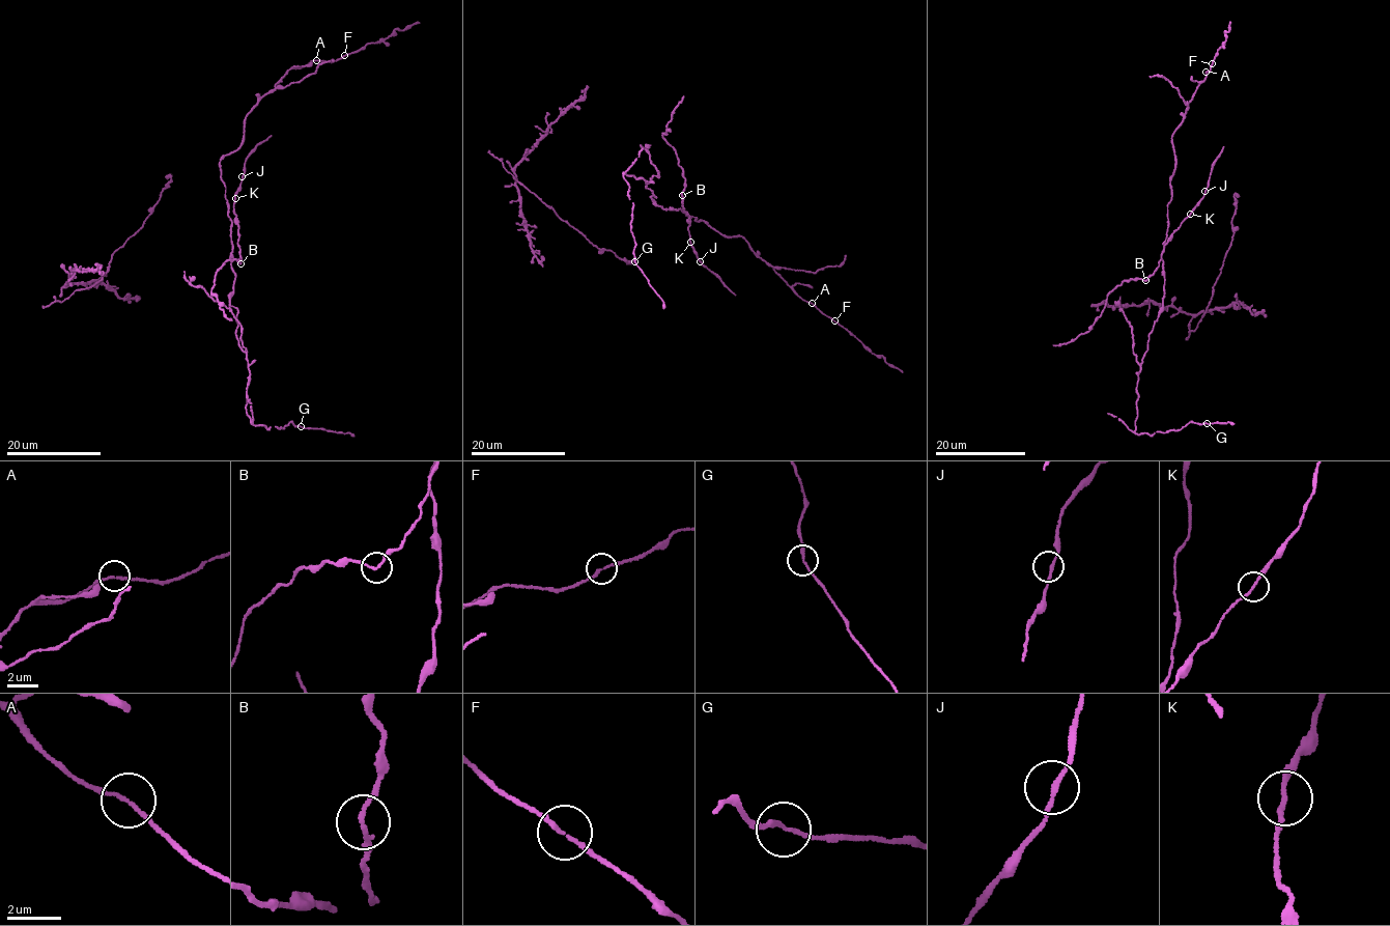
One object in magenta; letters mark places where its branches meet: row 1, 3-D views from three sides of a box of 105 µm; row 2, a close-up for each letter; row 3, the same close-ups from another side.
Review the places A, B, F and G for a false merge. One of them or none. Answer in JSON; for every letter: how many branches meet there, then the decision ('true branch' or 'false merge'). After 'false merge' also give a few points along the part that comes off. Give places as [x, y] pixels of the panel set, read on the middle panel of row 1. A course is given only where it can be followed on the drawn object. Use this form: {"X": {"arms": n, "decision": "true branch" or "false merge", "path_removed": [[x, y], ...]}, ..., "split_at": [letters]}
{"A": {"arms": 2, "decision": "true branch"}, "B": {"arms": 2, "decision": "true branch"}, "F": {"arms": 2, "decision": "true branch"}, "G": {"arms": 2, "decision": "true branch"}, "split_at": []}

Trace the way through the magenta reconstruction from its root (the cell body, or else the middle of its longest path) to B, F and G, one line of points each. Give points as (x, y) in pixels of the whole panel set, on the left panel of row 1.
B: (235, 198), (240, 263)
F: (235, 198), (238, 239), (232, 243), (220, 160), (240, 145), (246, 115), (287, 71), (344, 55)
G: (235, 198), (238, 239), (229, 302), (250, 374), (246, 414), (267, 428), (290, 421), (301, 427)

